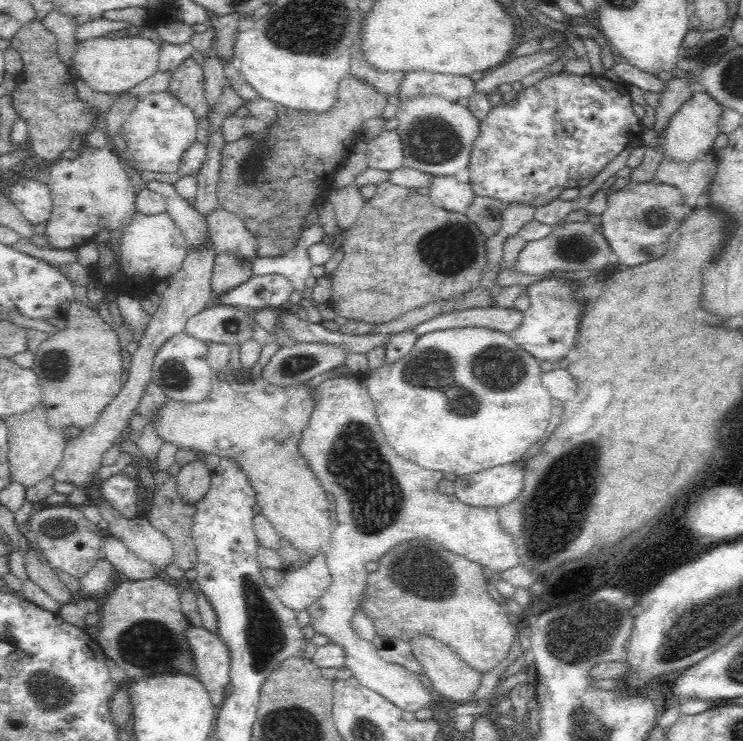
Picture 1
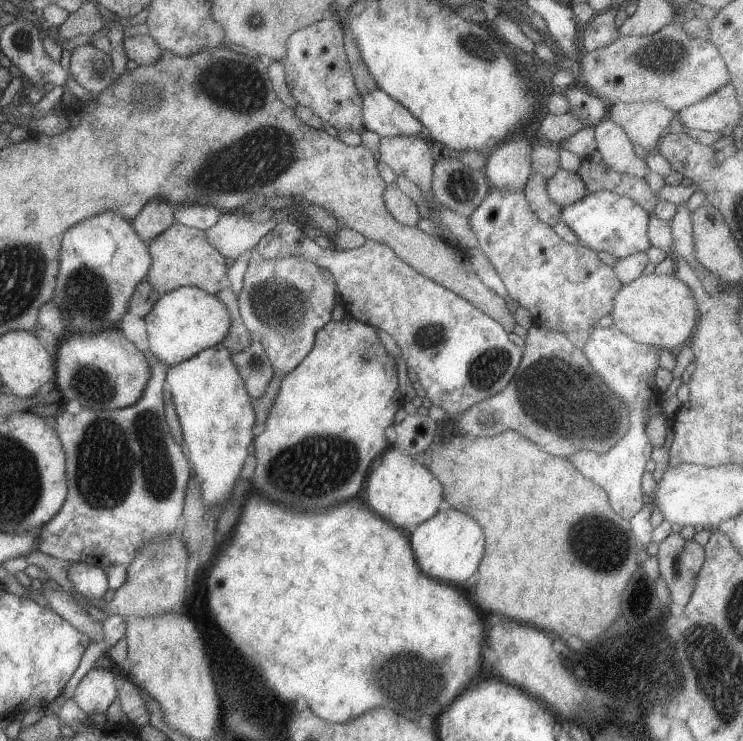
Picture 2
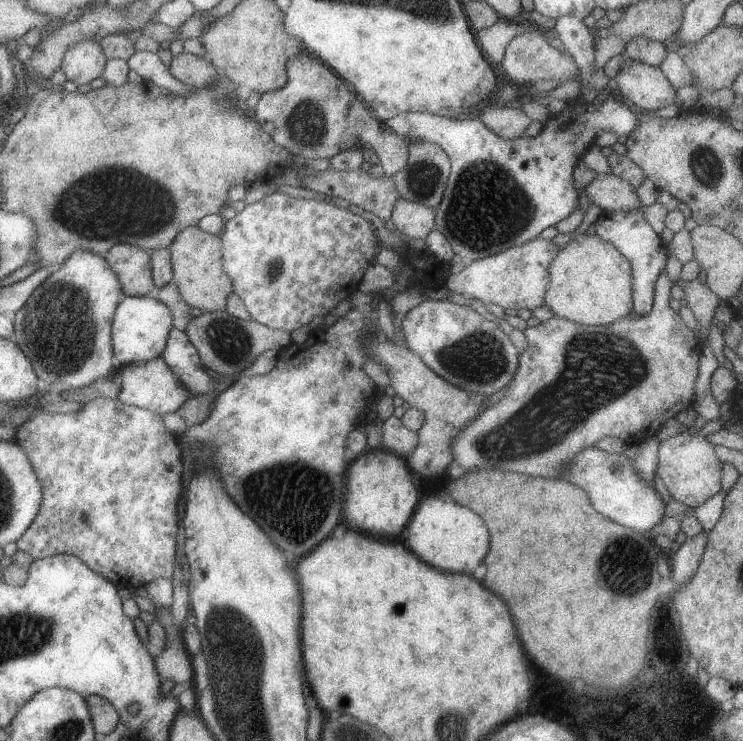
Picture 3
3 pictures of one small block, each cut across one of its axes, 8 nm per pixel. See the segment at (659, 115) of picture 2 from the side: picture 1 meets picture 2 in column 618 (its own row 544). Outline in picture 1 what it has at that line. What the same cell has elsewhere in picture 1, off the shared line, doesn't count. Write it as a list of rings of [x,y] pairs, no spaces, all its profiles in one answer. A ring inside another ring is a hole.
[[[110,534],[104,536],[102,558],[106,558],[114,570],[122,572],[128,578],[128,582],[150,580],[150,578],[162,576],[154,566],[150,566],[150,562],[142,562],[134,552],[126,548],[126,544],[120,538],[110,536]]]

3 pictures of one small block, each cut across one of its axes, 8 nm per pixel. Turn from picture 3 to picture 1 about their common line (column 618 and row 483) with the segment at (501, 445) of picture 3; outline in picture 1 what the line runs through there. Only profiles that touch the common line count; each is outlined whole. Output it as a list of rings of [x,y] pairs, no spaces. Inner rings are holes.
[[[364,374],[354,376],[338,376],[324,380],[320,386],[316,386],[314,392],[316,406],[310,414],[310,422],[304,428],[304,434],[298,442],[300,452],[304,454],[310,470],[316,474],[320,486],[324,492],[332,498],[336,504],[336,522],[338,526],[332,526],[332,538],[330,538],[330,550],[326,554],[328,570],[330,570],[330,586],[318,596],[316,602],[312,602],[306,610],[310,614],[310,626],[316,630],[318,636],[326,636],[332,644],[338,644],[346,652],[344,666],[352,670],[354,678],[360,680],[362,686],[382,694],[392,704],[396,704],[400,710],[418,712],[420,708],[434,706],[436,698],[430,696],[432,692],[424,688],[418,674],[410,672],[408,668],[402,668],[400,664],[390,664],[380,658],[378,648],[372,642],[364,642],[354,630],[352,630],[352,618],[356,614],[356,606],[360,604],[366,586],[368,586],[368,562],[378,562],[382,556],[386,556],[396,544],[420,544],[426,538],[432,538],[438,542],[444,550],[462,556],[470,562],[476,562],[480,568],[488,568],[492,574],[502,574],[508,568],[520,566],[516,544],[512,542],[512,536],[508,536],[500,528],[500,514],[496,508],[472,508],[462,506],[456,498],[450,498],[442,492],[438,492],[438,484],[442,482],[442,472],[438,470],[424,470],[416,464],[404,462],[386,442],[384,432],[378,424],[376,404],[368,390],[368,378]]]

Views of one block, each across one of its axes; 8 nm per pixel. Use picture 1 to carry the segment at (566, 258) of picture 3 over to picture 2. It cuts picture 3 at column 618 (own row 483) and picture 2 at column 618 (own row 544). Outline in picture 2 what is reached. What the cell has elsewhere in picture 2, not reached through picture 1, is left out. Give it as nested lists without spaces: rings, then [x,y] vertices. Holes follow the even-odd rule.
[[[639,276],[631,284],[621,286],[613,298],[613,310],[609,312],[613,328],[643,346],[653,346],[675,354],[681,344],[691,342],[699,310],[691,290],[675,276]]]

